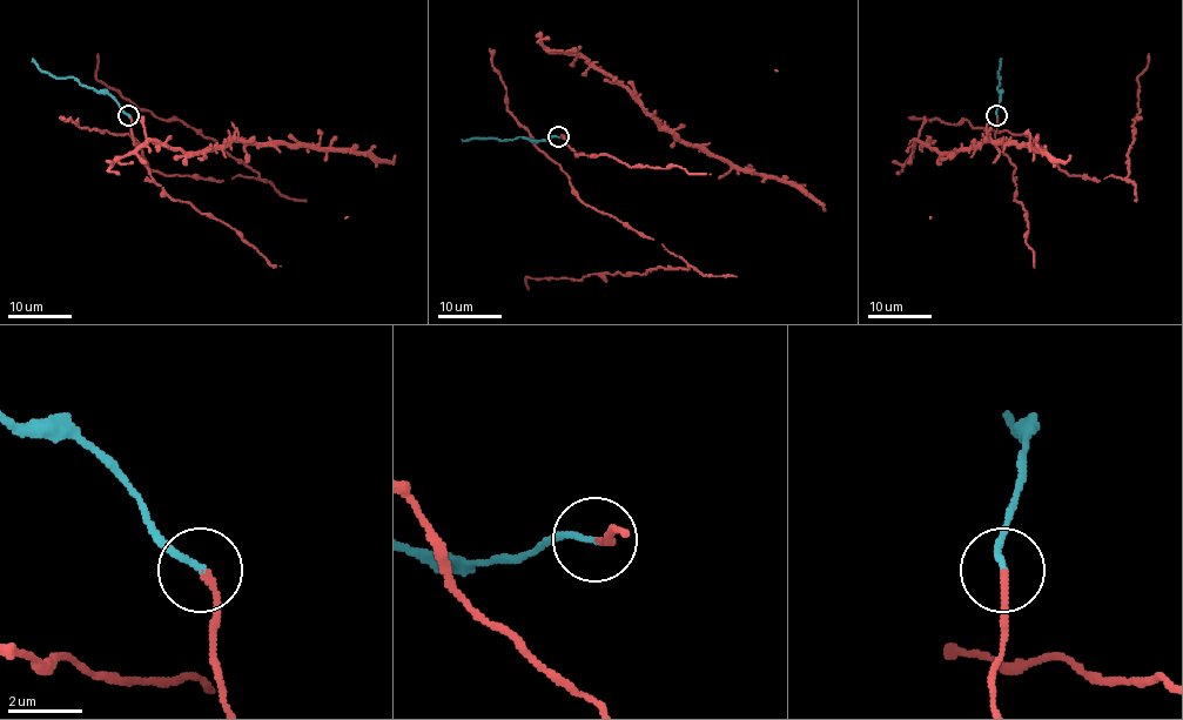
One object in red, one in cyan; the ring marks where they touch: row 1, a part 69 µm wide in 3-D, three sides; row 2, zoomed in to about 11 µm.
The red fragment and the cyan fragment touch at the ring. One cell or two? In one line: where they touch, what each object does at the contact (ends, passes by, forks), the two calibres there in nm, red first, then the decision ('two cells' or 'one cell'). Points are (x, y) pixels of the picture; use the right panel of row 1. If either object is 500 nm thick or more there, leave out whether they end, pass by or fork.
at (996, 115); red ends there; cyan ends there; 170 nm thick on the red side, 160 nm on the other; one cell

